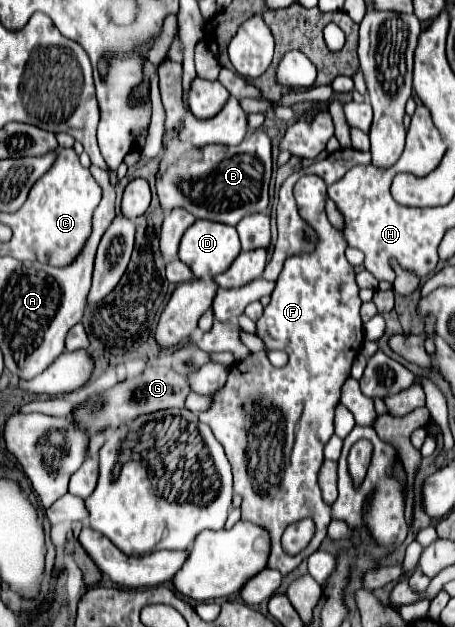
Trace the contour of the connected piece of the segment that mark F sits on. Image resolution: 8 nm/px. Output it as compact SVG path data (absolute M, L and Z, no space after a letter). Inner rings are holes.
M302 175L294 185L294 197L302 219L308 221L308 225L314 225L318 243L312 253L292 255L284 263L270 295L270 303L256 321L256 335L264 341L264 351L250 353L246 359L234 363L224 387L212 393L210 407L198 413L198 419L212 429L232 465L233 491L242 497L242 521L250 521L268 531L268 567L282 575L288 575L302 559L318 551L326 537L328 523L332 521L330 505L324 503L318 487L318 469L324 461L324 445L334 435L332 419L340 401L340 387L350 377L352 361L364 341L360 321L362 301L358 297L356 273L344 257L348 243L344 235L330 225L324 211L328 197L326 183L316 175ZM272 349L280 349L288 355L288 363L284 367L274 367L268 361L268 351ZM294 413L300 413L298 435L296 429L290 429L290 417L294 417ZM290 433L294 433L294 445L286 459L286 437L290 437ZM246 455L250 457L250 465ZM278 481L282 481L280 487ZM304 517L312 517L316 521L316 535L308 549L290 557L282 551L280 537L290 523Z

